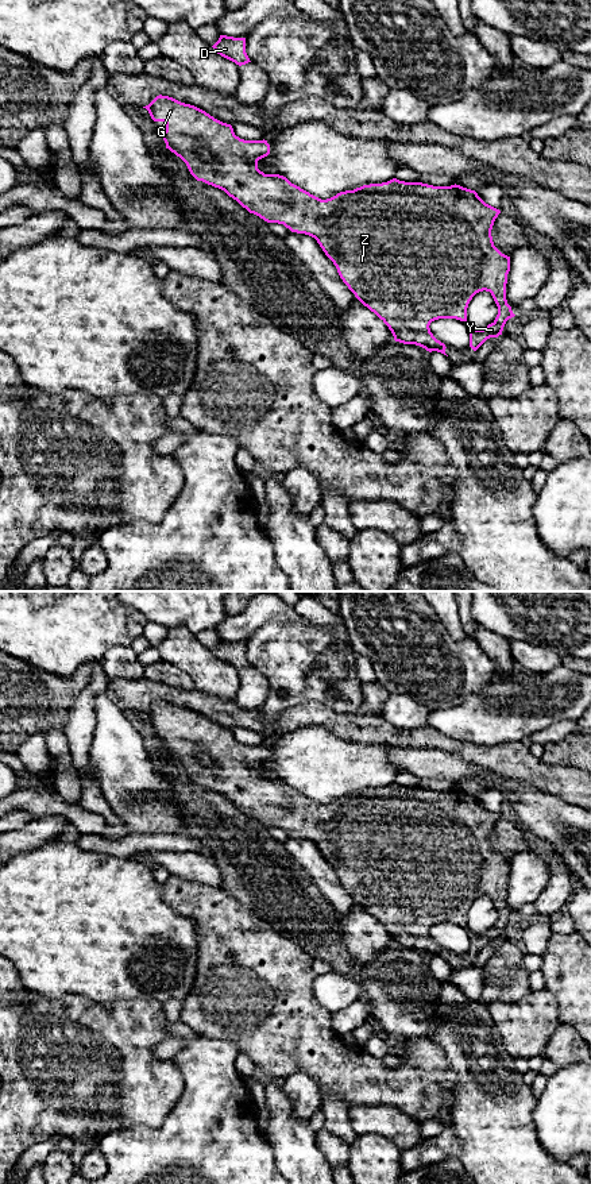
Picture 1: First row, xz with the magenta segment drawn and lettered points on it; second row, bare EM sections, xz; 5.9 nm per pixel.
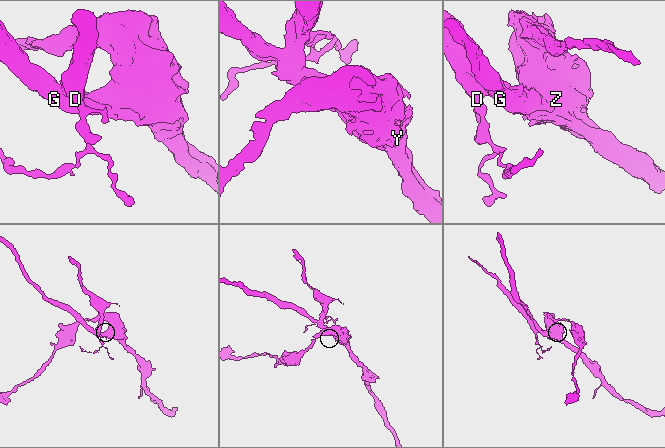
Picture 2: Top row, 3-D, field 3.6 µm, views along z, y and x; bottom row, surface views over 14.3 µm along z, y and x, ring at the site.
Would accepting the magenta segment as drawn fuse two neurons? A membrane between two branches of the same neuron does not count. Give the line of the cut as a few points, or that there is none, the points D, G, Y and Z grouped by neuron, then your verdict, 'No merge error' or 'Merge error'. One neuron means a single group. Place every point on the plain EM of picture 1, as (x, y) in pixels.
Split along xz (194, 751), (199, 748), (204, 749), (219, 764). Groups: D / G Y Z. Merge error

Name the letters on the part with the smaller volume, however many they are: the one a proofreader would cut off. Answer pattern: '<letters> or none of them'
D

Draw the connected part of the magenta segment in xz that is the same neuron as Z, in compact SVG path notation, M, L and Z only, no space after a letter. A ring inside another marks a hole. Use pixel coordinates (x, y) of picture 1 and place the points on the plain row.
M157 701L148 710L154 726L165 726L166 736L161 738L166 753L179 761L190 779L208 790L224 795L250 818L267 828L283 829L291 837L305 838L317 845L325 860L333 867L337 878L355 902L374 917L391 936L394 945L403 949L416 949L426 956L444 960L445 949L430 937L430 927L439 923L467 926L467 913L479 896L490 896L497 911L495 925L483 934L472 933L470 952L476 956L487 944L502 940L506 926L515 919L506 905L510 861L502 859L492 846L491 834L499 814L486 809L475 795L460 790L433 791L422 787L405 787L393 783L382 788L370 788L354 795L340 797L321 805L279 779L264 779L258 774L258 765L270 759L267 745L244 745L235 740L231 729L223 728L205 716L181 707L169 701ZM204 749L217 767L202 764L196 751Z

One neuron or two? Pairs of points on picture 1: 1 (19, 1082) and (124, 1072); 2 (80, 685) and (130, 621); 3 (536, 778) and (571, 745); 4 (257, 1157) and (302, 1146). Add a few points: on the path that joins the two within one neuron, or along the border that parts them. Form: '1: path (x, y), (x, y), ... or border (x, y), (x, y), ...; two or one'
1: path (45, 1080), (54, 1080), (64, 1072), (99, 1072); one
2: border (88, 663), (82, 663), (69, 677), (58, 675); two
3: border (541, 759), (551, 764), (568, 766), (576, 770); two
4: border (269, 1141), (274, 1163), (279, 1169); two

